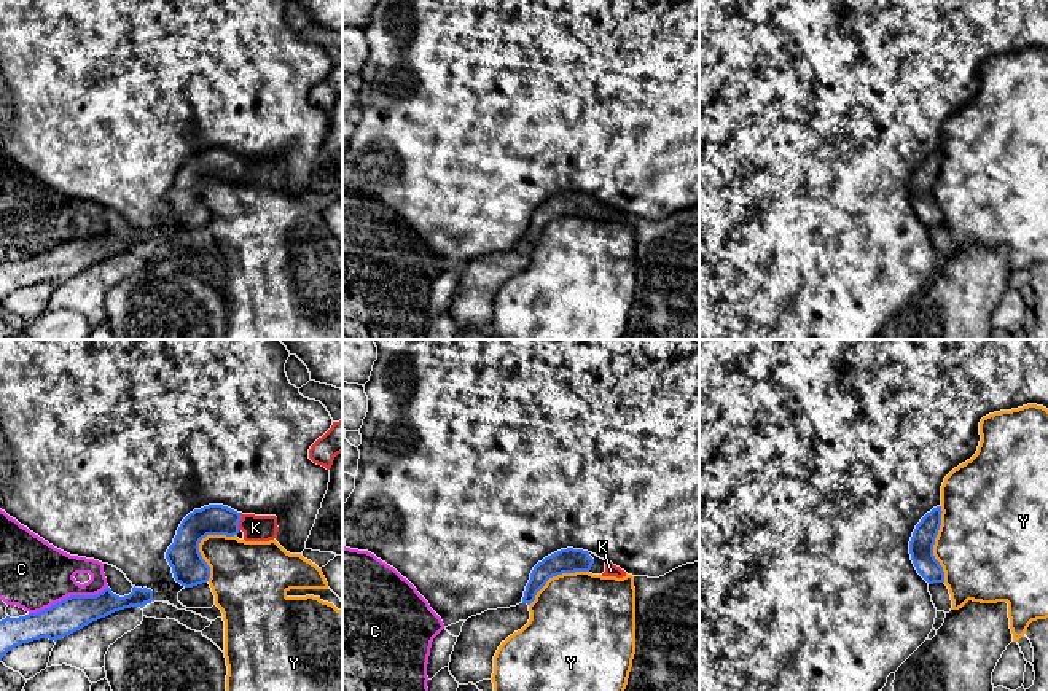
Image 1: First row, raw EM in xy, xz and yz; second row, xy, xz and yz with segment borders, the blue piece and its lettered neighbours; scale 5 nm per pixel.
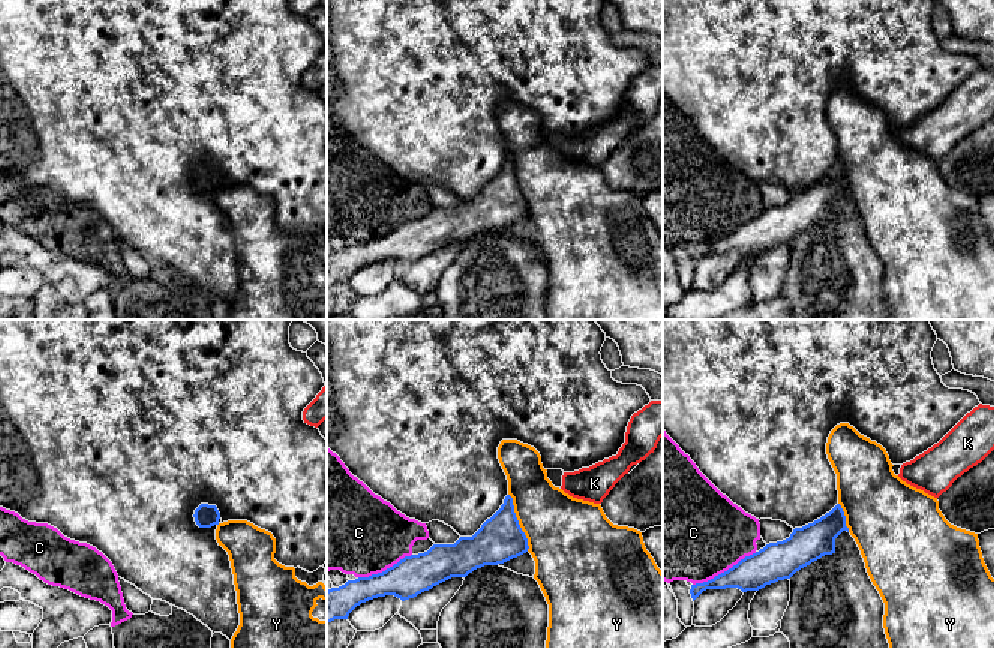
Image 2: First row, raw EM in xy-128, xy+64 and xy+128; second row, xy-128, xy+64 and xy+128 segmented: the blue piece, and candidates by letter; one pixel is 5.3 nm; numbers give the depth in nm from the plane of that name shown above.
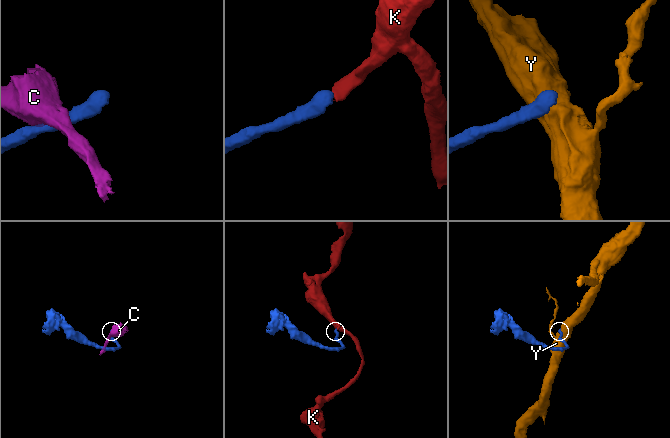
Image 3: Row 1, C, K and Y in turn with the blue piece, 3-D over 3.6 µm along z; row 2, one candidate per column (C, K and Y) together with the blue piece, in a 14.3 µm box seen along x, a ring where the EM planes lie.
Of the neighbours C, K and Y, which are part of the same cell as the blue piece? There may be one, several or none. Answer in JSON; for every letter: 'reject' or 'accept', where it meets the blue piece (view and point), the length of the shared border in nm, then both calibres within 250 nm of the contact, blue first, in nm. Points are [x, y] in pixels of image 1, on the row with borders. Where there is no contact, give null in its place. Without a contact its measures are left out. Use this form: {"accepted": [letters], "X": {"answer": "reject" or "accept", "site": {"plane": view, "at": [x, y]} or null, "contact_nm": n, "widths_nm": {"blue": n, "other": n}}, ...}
{"accepted": ["K"], "C": {"answer": "reject", "site": {"plane": "xy", "at": [67, 597]}, "contact_nm": 420, "widths_nm": {"blue": 170, "other": 360}}, "K": {"answer": "accept", "site": {"plane": "xy", "at": [239, 519]}, "contact_nm": 90, "widths_nm": {"blue": 160, "other": 130}}, "Y": {"answer": "reject", "site": {"plane": "xy", "at": [199, 542]}, "contact_nm": 280, "widths_nm": {"blue": 170, "other": 300}}}

